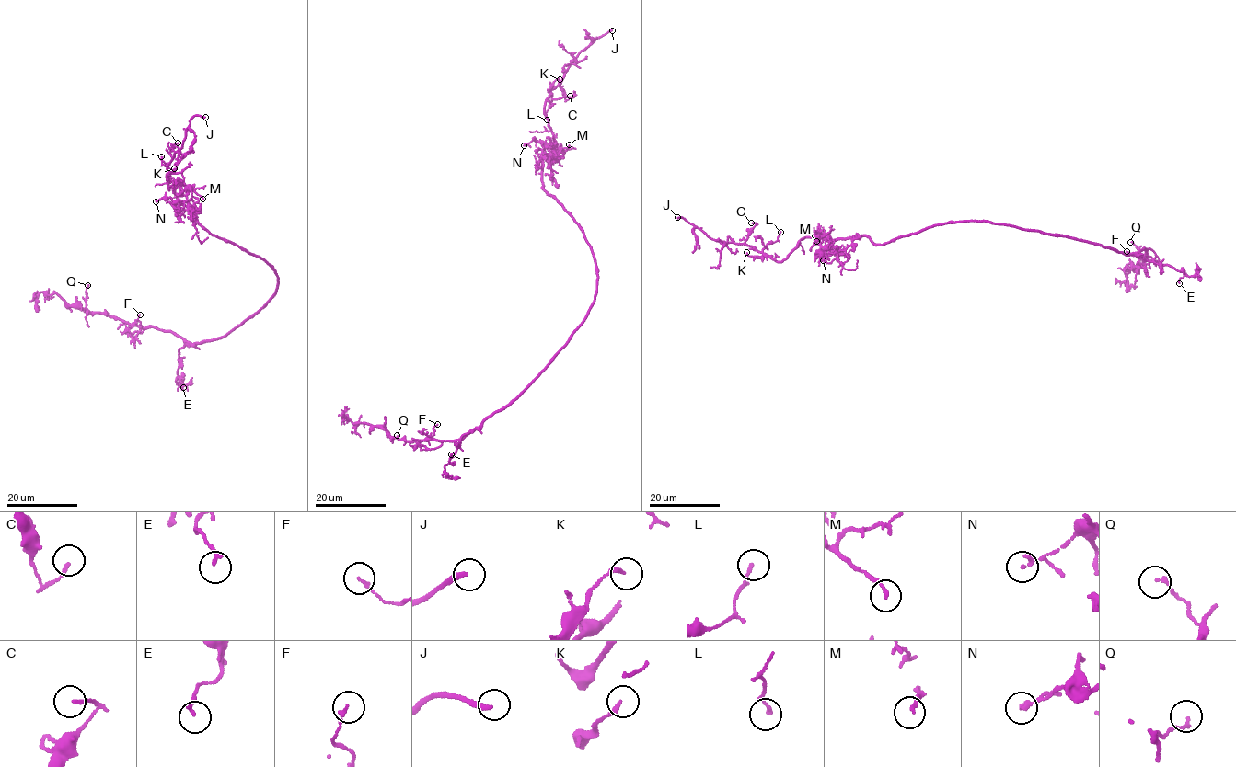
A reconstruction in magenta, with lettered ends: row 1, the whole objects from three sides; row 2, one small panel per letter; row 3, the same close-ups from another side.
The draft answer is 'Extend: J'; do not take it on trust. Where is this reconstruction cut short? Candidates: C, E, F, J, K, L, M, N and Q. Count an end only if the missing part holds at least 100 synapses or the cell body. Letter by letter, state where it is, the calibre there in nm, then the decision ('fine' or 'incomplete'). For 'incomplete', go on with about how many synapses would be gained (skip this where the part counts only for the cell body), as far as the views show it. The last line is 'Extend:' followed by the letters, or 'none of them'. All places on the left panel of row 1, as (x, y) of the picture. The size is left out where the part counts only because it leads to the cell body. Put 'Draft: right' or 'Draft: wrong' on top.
Draft: right
C: (178, 143) | 140 nm | fine
E: (183, 387) | 140 nm | fine
F: (140, 314) | 140 nm | fine
J: (205, 117) | 200 nm | incomplete
K: (174, 168) | 180 nm | fine
L: (161, 156) | 140 nm | fine
M: (202, 199) | 120 nm | fine
N: (155, 201) | 130 nm | fine
Q: (87, 285) | 150 nm | fine
Extend: J

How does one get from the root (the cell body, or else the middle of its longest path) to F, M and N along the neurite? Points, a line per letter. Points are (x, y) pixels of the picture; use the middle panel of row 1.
F: (596, 291), (584, 321), (514, 399), (458, 440), (435, 440), (433, 428), (437, 424)
M: (596, 291), (595, 259), (583, 230), (557, 199), (547, 193), (542, 180), (542, 158), (569, 144)
N: (596, 291), (595, 259), (583, 230), (557, 199), (544, 188), (542, 158), (556, 149), (536, 139), (524, 145)

